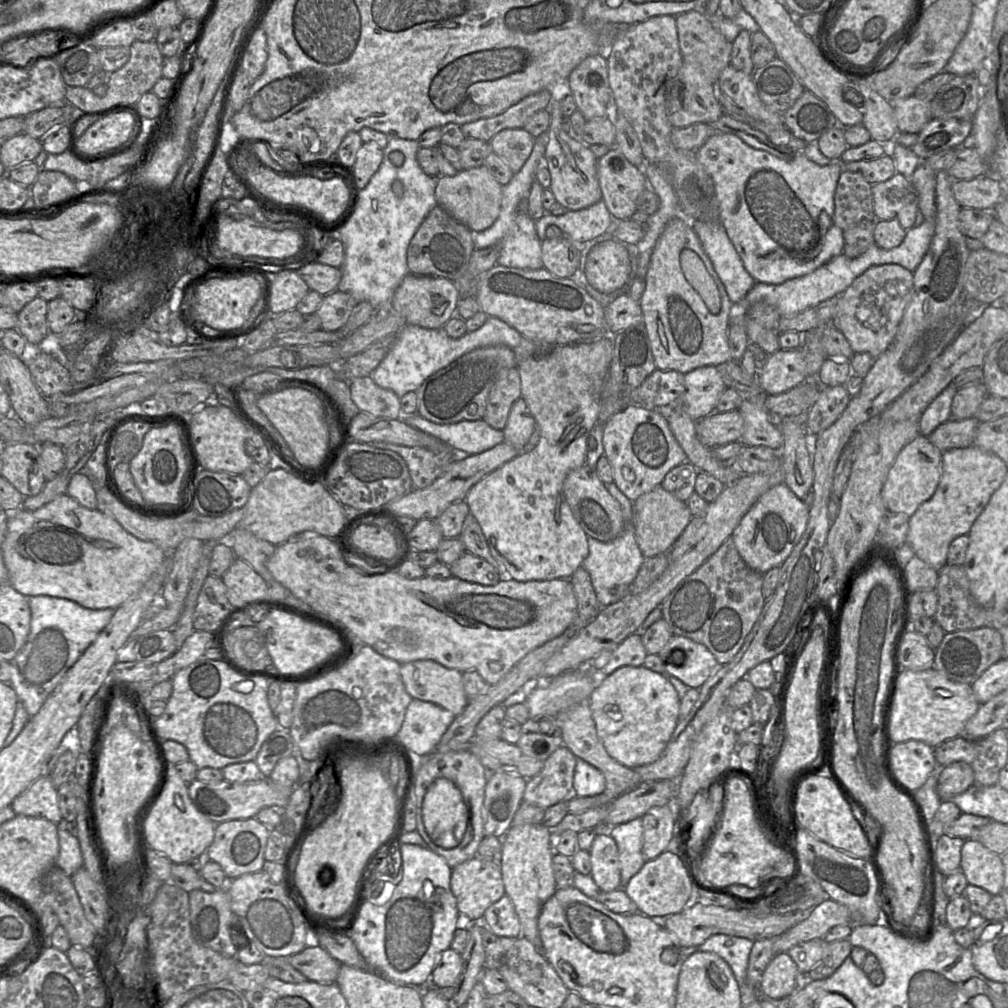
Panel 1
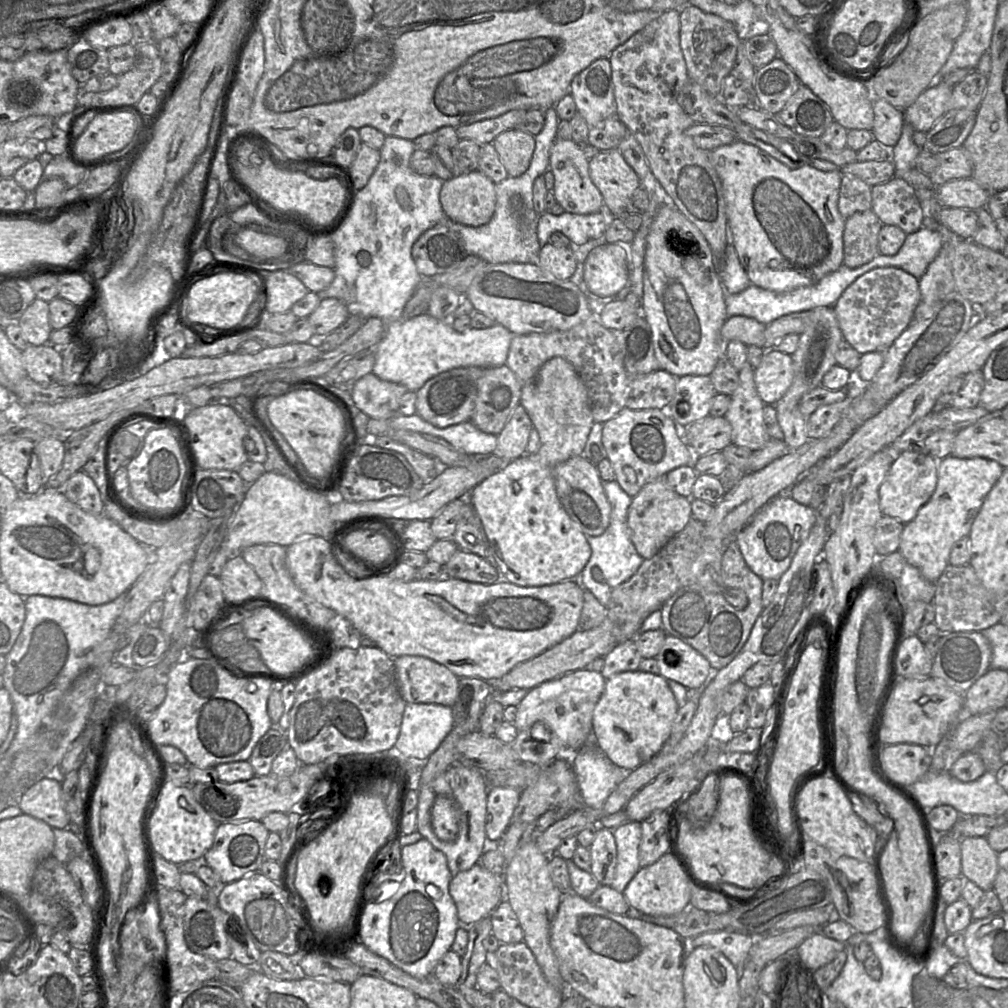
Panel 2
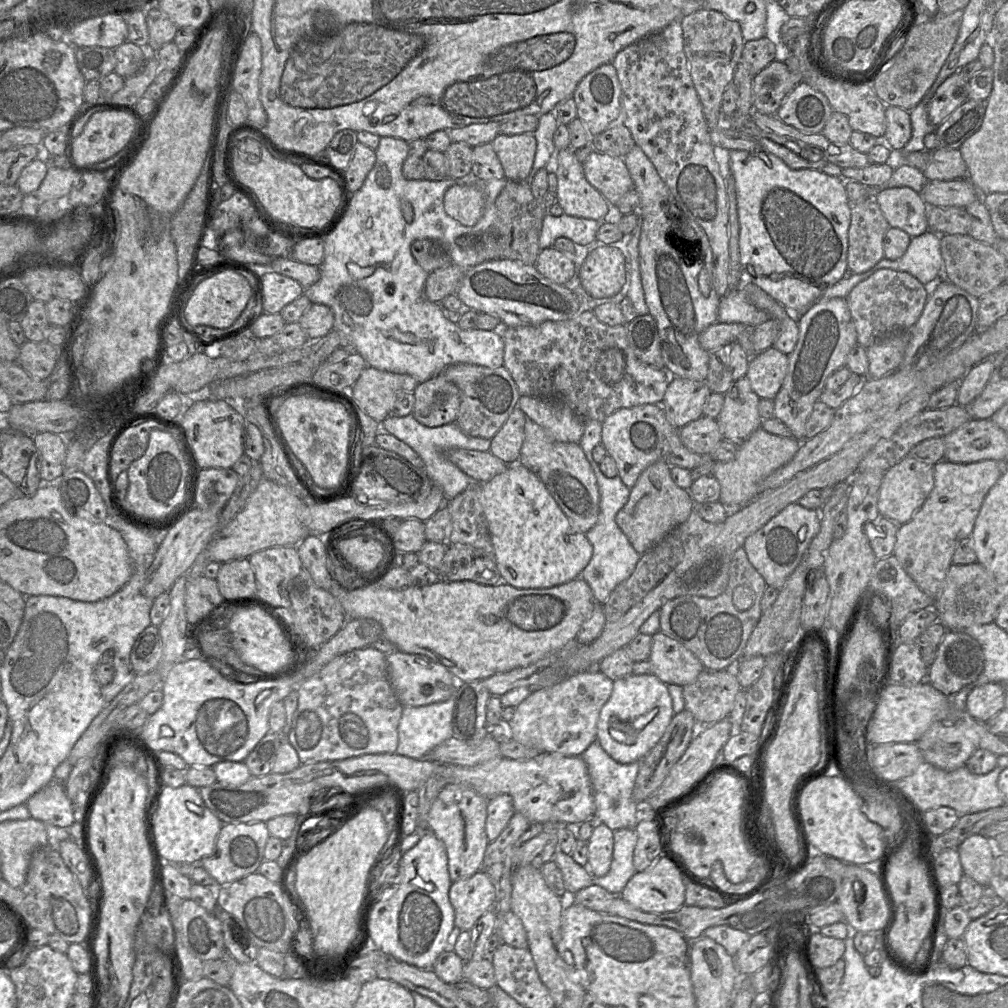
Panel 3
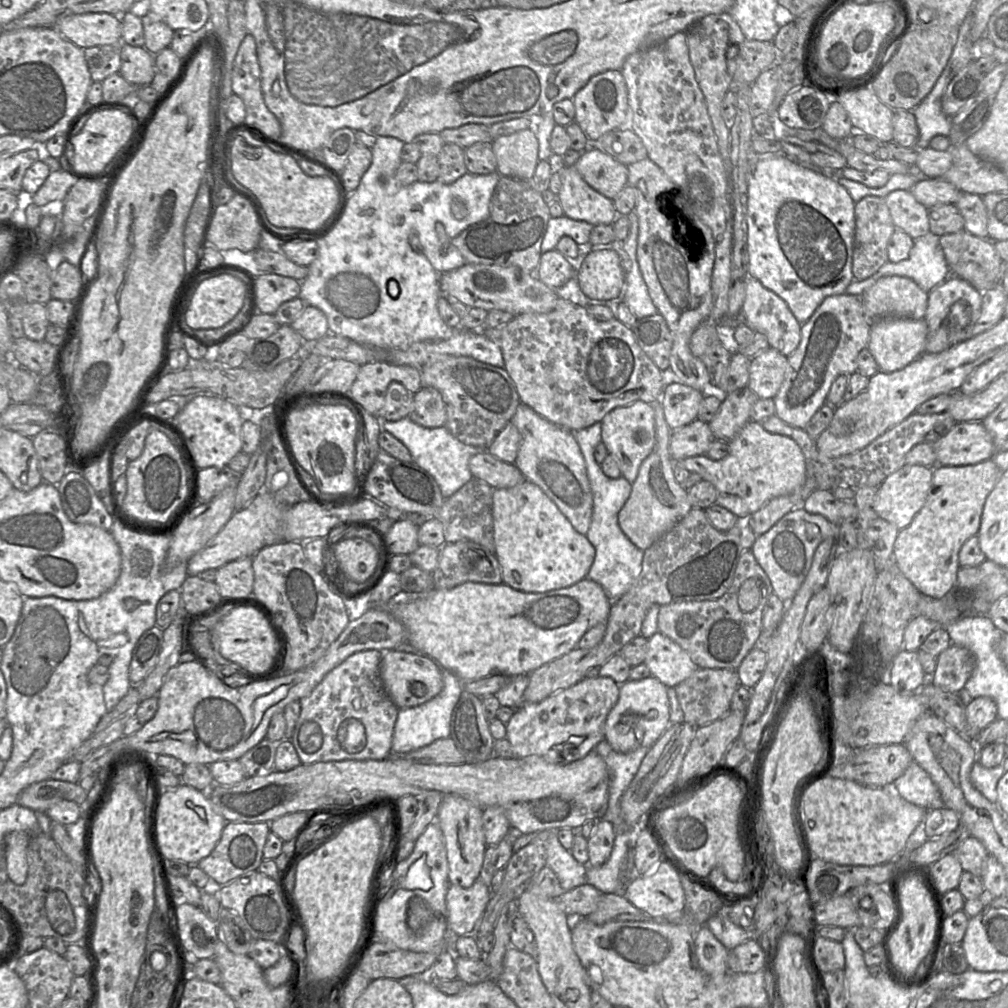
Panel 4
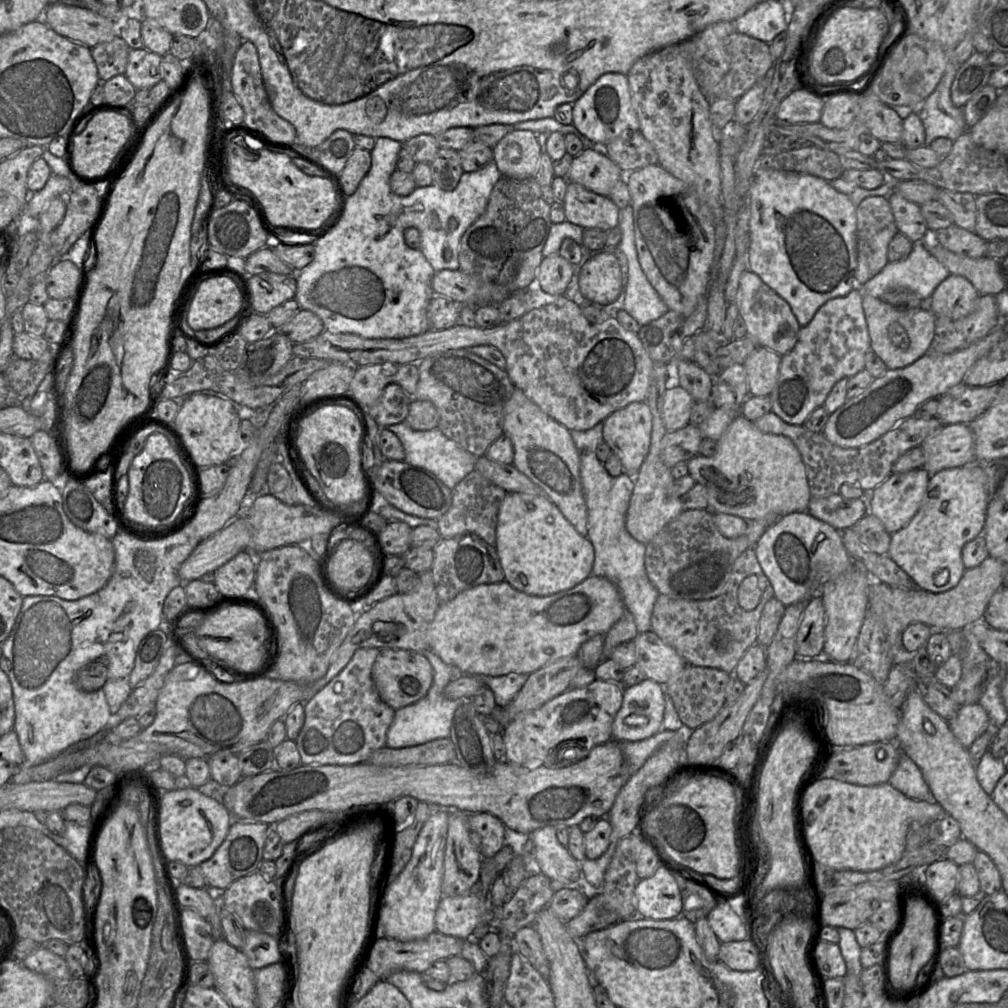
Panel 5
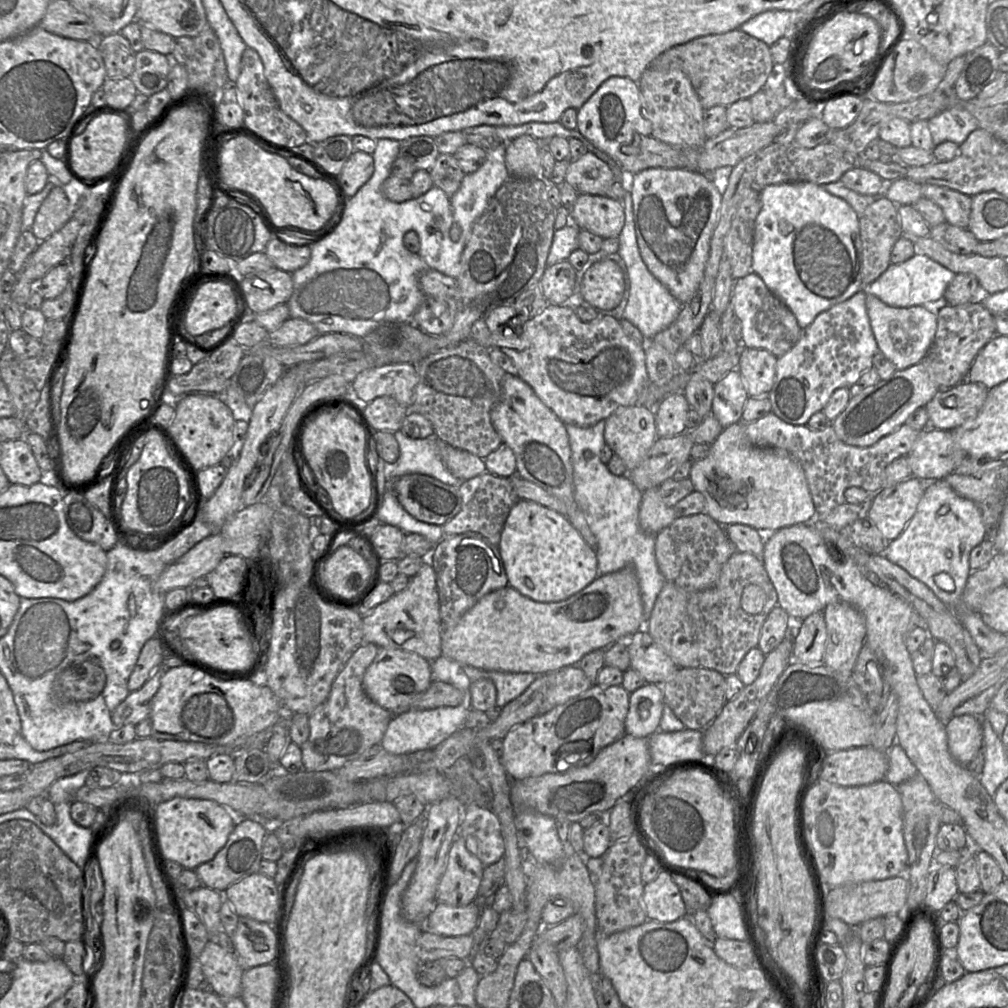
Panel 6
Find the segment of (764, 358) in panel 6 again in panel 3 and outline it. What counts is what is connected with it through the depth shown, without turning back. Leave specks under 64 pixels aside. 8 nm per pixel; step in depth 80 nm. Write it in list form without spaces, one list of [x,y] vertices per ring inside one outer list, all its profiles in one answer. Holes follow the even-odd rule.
[[[772,346],[750,359],[748,377],[760,399],[774,400],[788,370],[788,355]]]

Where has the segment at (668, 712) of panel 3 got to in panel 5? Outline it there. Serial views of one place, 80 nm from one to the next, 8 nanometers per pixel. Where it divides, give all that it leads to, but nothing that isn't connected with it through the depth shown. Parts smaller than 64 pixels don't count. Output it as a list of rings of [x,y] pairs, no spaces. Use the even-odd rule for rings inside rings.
[[[646,678],[624,689],[623,702],[612,725],[612,740],[641,741],[662,729],[665,699],[659,683]]]

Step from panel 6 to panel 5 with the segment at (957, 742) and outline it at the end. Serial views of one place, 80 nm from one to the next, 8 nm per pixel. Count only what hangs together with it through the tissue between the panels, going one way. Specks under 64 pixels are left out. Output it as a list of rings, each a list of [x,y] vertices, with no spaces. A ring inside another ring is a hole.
[[[974,703],[959,707],[948,723],[956,739],[968,749],[989,728],[990,719],[985,709],[979,703]]]

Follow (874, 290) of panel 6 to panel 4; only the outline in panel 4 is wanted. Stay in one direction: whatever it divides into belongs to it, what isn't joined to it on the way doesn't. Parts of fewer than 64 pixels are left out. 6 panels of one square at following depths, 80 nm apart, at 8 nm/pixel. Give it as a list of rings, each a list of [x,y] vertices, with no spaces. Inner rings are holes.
[[[930,233],[916,239],[907,259],[897,263],[888,261],[871,277],[853,280],[845,293],[861,297],[866,289],[884,276],[908,277],[929,293],[951,275],[939,237]]]

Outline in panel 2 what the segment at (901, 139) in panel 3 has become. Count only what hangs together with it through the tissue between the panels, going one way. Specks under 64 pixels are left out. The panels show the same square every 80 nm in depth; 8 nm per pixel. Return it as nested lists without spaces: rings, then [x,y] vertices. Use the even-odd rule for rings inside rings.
[[[873,95],[874,123],[872,134],[882,145],[894,147],[899,141],[905,123],[904,110]]]

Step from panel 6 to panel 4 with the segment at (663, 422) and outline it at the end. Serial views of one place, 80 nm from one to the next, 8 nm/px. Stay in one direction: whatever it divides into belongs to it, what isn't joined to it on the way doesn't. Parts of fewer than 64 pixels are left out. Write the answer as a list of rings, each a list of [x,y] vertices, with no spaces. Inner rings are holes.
[[[680,382],[664,387],[661,403],[669,427],[674,430],[697,419],[704,395],[705,393]]]

